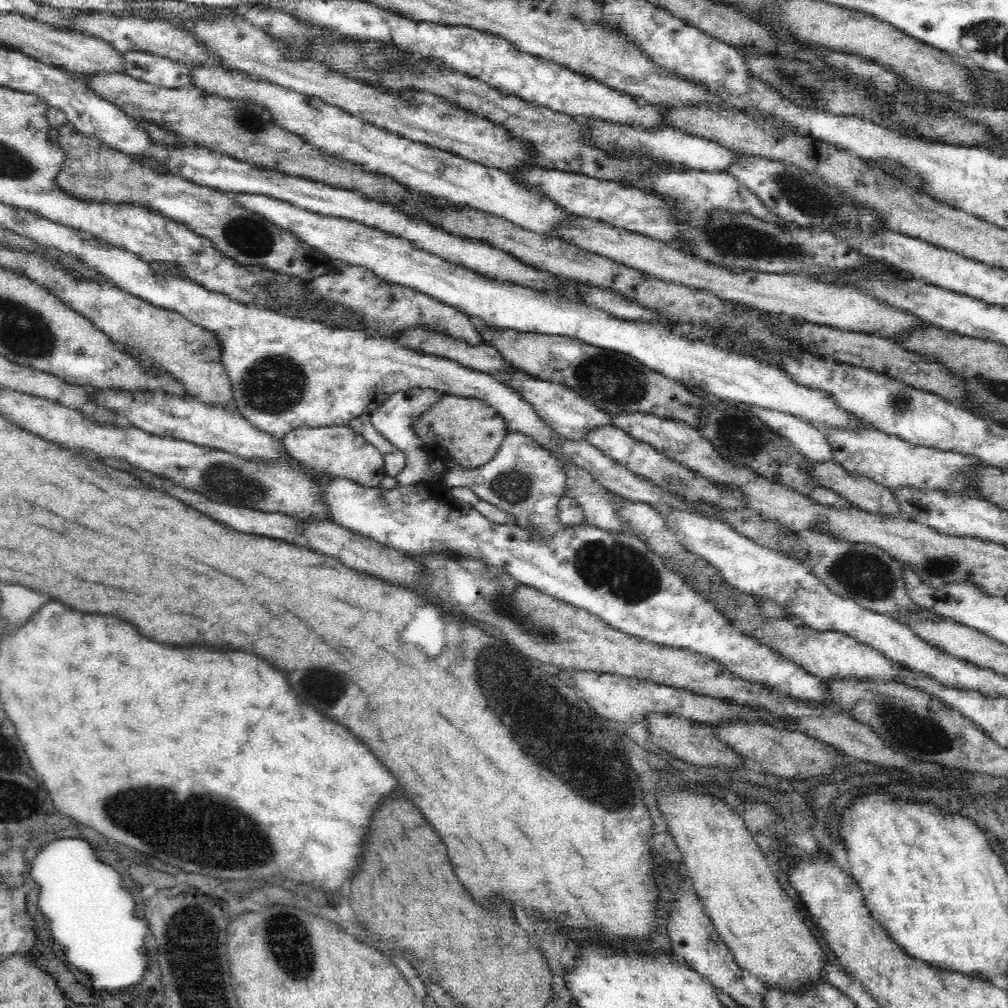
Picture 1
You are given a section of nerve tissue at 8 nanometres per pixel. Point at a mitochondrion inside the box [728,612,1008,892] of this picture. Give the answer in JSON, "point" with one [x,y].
{"point":[908,724]}

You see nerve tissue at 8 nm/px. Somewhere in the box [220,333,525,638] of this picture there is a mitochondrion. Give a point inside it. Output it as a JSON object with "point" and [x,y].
{"point":[274,384]}

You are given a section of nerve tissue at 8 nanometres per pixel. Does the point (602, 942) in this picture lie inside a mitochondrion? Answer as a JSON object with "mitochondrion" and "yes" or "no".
{"mitochondrion":"no"}

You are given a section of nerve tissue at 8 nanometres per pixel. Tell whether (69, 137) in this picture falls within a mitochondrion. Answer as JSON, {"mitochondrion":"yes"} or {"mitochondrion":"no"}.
{"mitochondrion":"no"}

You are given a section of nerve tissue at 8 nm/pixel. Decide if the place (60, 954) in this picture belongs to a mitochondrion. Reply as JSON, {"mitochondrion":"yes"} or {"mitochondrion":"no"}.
{"mitochondrion":"no"}

